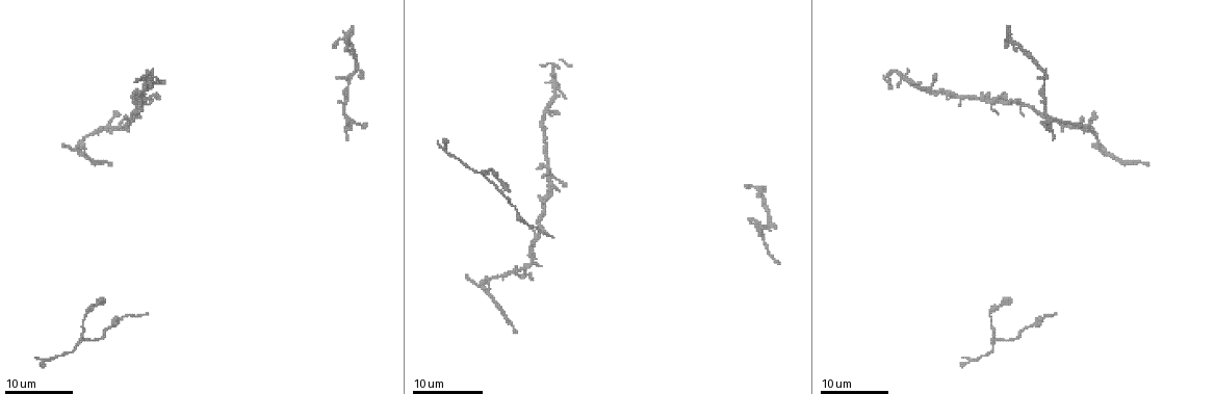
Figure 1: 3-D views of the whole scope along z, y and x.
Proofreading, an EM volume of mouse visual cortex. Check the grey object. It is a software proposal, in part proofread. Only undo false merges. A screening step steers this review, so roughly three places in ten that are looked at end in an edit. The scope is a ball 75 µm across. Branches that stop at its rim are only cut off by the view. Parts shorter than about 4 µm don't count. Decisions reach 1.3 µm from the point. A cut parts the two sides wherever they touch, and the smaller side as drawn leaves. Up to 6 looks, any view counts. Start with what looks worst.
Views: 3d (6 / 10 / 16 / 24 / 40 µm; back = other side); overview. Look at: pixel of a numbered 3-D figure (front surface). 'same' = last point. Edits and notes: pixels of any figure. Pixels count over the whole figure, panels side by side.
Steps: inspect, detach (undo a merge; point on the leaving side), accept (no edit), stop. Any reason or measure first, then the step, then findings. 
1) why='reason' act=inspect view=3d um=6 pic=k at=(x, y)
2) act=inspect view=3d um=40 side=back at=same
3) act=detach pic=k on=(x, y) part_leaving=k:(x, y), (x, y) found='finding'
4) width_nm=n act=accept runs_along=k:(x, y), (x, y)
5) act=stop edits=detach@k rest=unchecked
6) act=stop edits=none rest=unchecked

why='branch point' act=inspect view=3d um=24 pic=1 at=(993, 339)

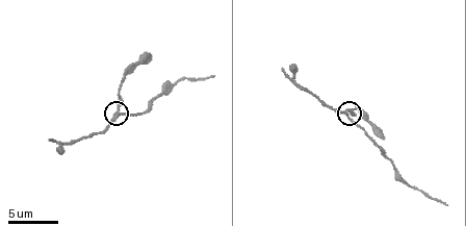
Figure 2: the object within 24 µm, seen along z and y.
act=inspect view=3d um=6 pic=2 at=(351, 113)

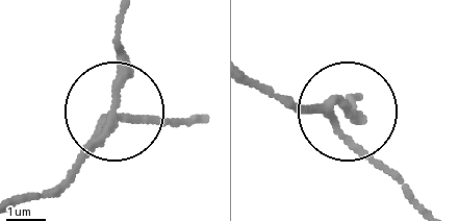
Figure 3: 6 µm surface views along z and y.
width_nm=180 act=accept found='one neuron here'

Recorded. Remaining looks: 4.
act=inspect view=3d um=16 pic=1 at=(149, 98)

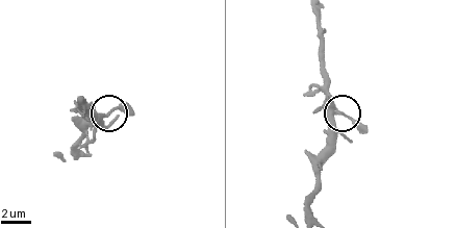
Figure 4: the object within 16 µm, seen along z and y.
why='closer look' act=inspect view=3d um=10 pic=4 at=(338, 110)

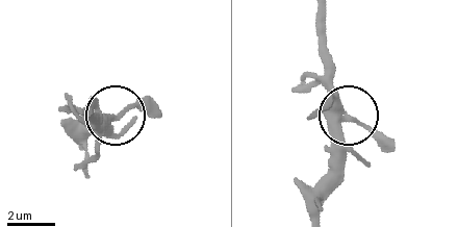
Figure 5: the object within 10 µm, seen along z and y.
side_arm_um=22 act=accept runs_along=5:(321, 215), (332, 173), (332, 137), (347, 114), (323, 61) found='all the same neuron'

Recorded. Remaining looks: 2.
why='calibre changes' act=inspect view=3d um=6 pic=2 at=(408, 187)

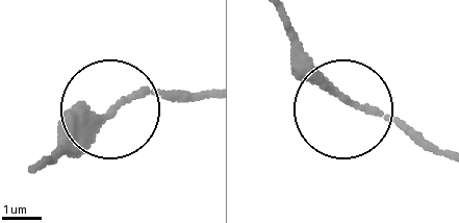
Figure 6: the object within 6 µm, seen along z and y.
width_nm=190 act=accept found='one neuron here'

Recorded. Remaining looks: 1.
act=stop edits=none rest=unchecked

